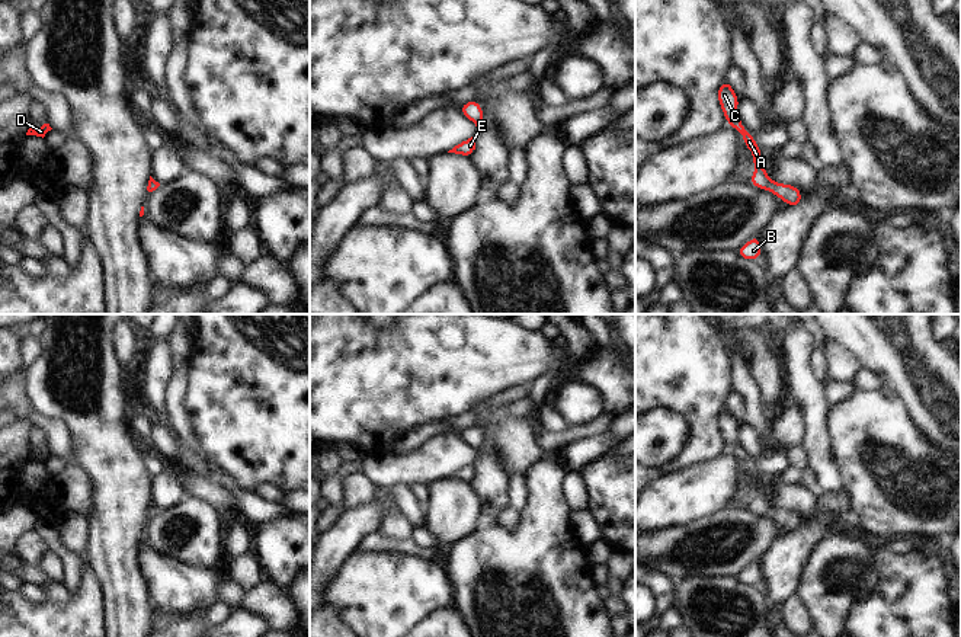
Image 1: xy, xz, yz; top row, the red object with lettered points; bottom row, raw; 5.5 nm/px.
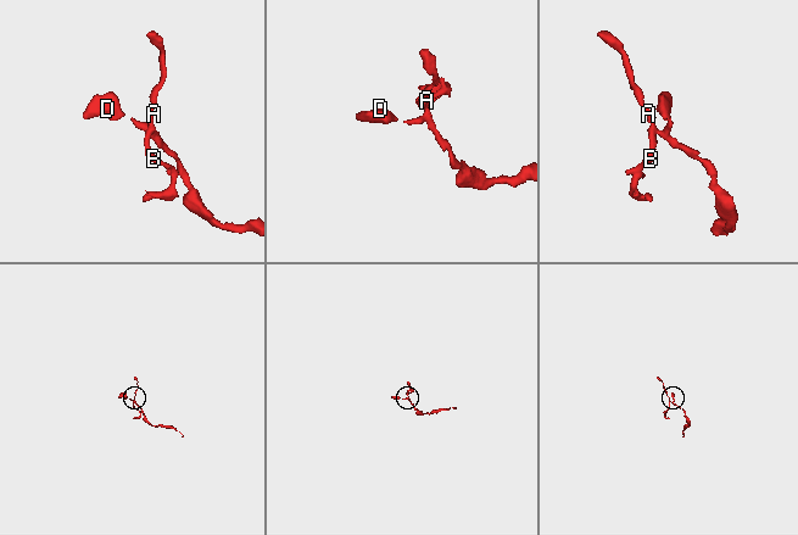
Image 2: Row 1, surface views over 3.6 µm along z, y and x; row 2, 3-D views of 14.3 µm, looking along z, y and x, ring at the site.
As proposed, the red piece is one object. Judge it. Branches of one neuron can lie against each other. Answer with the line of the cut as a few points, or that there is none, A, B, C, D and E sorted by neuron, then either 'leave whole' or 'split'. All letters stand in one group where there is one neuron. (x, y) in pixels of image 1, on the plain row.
yz (771, 506), (765, 515) | A B C / D E | split

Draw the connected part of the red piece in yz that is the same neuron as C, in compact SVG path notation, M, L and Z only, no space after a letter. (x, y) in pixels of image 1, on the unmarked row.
M727 406L720 410L717 416L717 423L727 449L731 451L736 458L743 461L743 471L753 478L750 486L755 490L755 499L752 500L749 509L752 509L757 515L766 516L771 503L762 490L760 478L763 474L757 471L753 460L743 452L740 446L740 439L737 436L740 425L737 423L733 412Z

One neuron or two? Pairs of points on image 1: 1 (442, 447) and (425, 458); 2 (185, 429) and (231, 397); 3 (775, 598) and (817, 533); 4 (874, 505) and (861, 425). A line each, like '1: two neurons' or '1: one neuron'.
1: one neuron
2: two neurons
3: one neuron
4: one neuron

